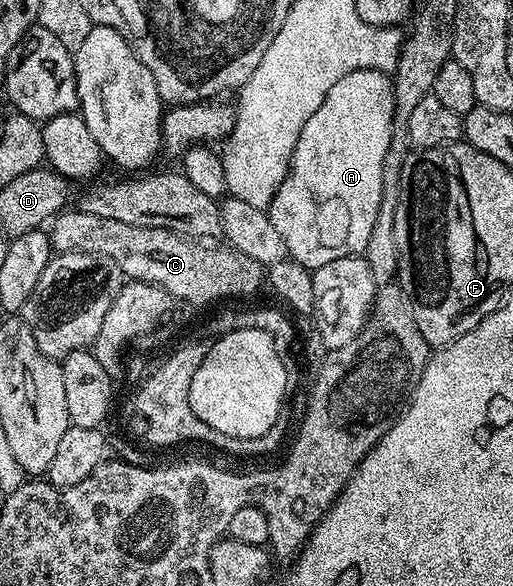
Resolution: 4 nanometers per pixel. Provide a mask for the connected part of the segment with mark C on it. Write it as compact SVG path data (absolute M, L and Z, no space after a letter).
M66 209L61 212L60 215L56 216L52 220L51 226L48 228L47 234L49 236L49 242L52 243L54 252L66 255L74 251L75 253L91 253L92 255L102 255L107 257L111 261L115 261L115 265L119 265L122 276L128 277L130 280L139 283L150 283L155 285L159 289L163 289L168 295L175 301L181 299L185 303L217 303L220 304L222 301L233 301L236 295L253 295L260 287L263 287L263 265L259 261L253 261L251 257L247 257L247 253L239 253L233 247L228 245L222 245L222 247L209 247L208 242L205 241L194 241L188 237L182 237L174 232L165 231L161 227L132 227L131 225L123 225L123 221L111 221L108 217L95 217L95 213L87 213L80 209Z

